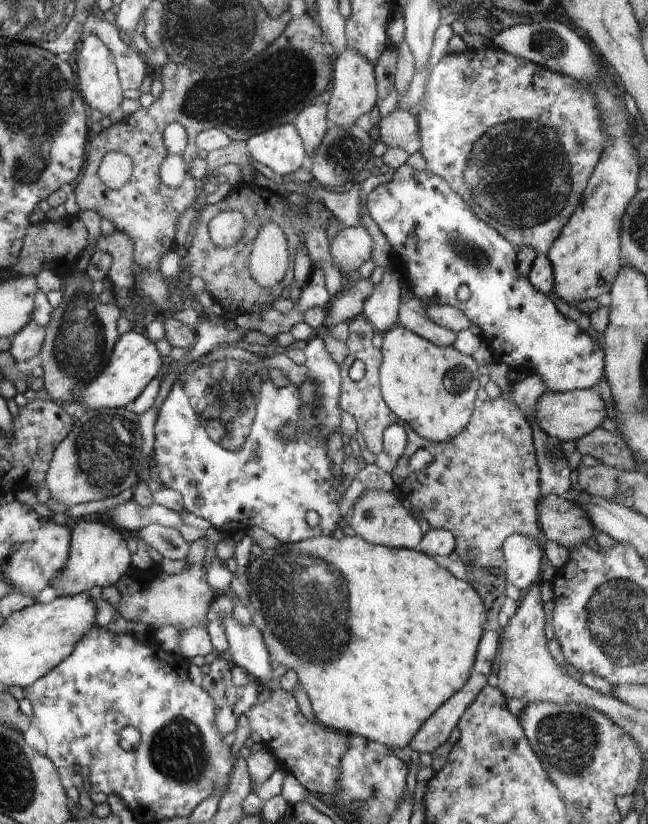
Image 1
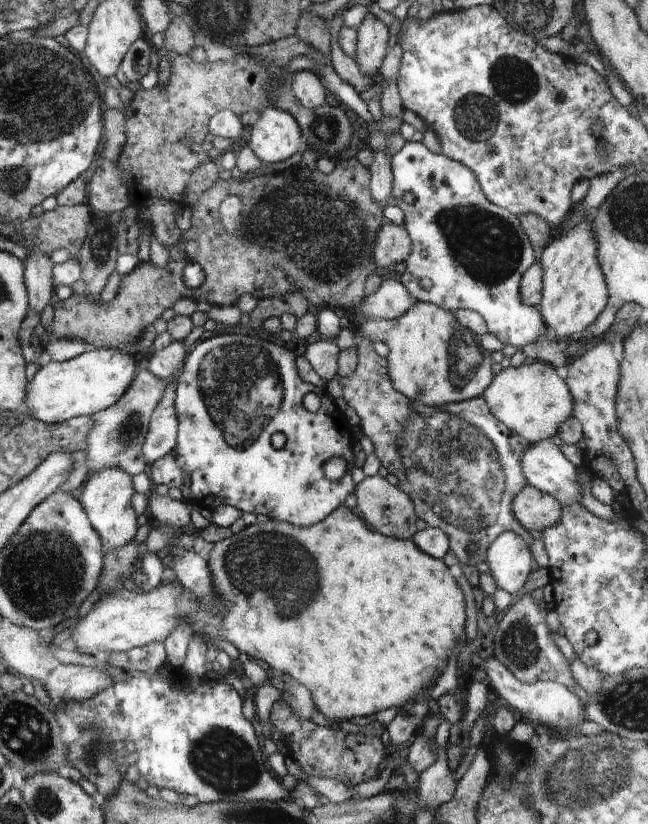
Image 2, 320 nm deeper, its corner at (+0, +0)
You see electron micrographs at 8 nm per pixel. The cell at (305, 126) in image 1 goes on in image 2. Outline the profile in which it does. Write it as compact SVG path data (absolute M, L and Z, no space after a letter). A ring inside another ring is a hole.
M309 69L297 72L291 89L300 105L308 108L308 110L320 108L320 106L327 102L327 88L324 88L318 76Z

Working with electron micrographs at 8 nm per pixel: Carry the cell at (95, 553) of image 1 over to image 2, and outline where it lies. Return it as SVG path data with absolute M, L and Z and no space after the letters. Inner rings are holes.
M106 468L105 471L88 475L79 501L84 506L84 512L88 514L90 525L97 530L104 548L124 548L132 542L139 528L134 508L130 506L132 494L132 476L122 468Z

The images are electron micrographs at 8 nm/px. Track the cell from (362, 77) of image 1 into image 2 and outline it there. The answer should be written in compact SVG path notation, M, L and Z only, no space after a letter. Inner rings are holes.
M367 15L357 30L356 56L353 59L365 76L370 76L384 60L388 26L373 15Z

